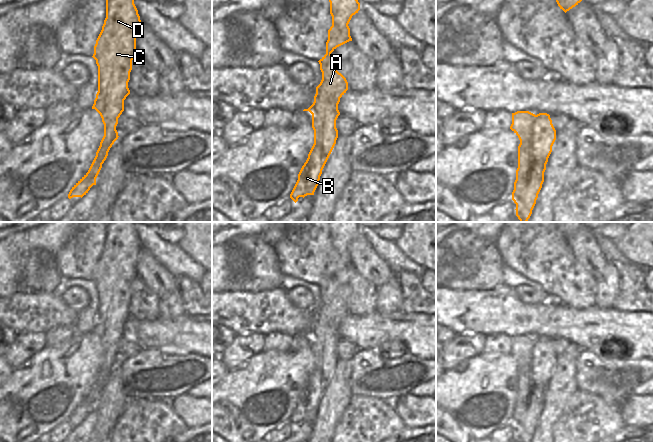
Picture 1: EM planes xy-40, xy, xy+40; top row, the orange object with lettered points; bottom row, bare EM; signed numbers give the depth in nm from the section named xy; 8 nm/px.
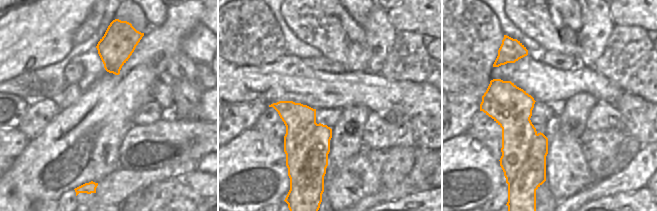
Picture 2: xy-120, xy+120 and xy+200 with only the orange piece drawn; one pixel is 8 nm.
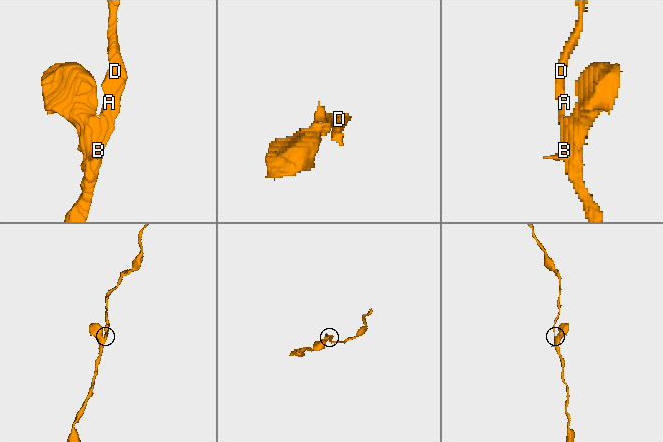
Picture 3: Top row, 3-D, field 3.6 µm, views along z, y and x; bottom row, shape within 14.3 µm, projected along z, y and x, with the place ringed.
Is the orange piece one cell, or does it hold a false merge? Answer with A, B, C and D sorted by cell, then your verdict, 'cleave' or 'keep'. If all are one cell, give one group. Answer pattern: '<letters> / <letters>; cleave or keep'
A B C D; keep

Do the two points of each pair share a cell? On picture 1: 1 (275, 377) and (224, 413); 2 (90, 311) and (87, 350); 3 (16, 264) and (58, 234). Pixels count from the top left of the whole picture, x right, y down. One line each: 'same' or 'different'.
1: same
2: different
3: same

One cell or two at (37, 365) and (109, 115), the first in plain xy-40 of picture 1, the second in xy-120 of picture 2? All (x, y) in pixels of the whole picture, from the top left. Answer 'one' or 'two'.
one

